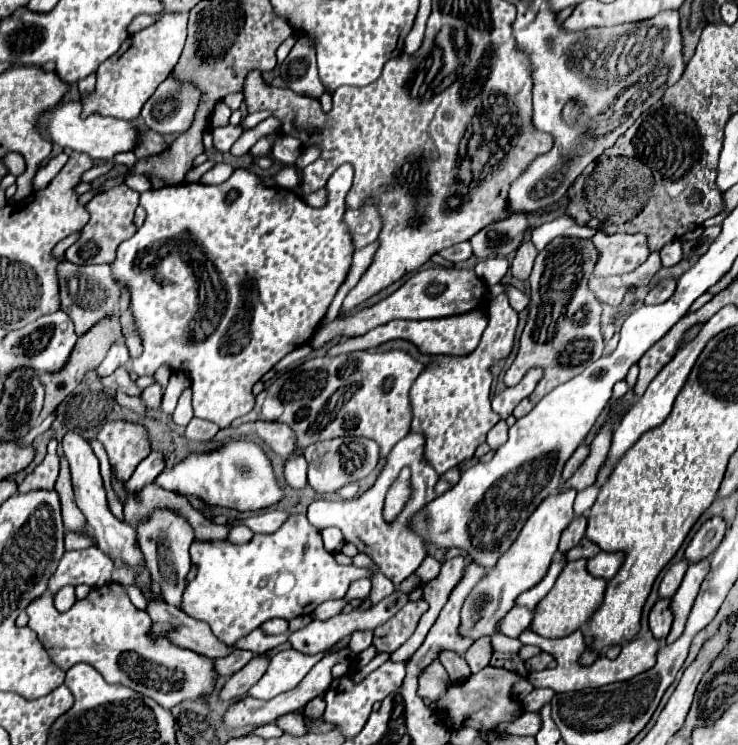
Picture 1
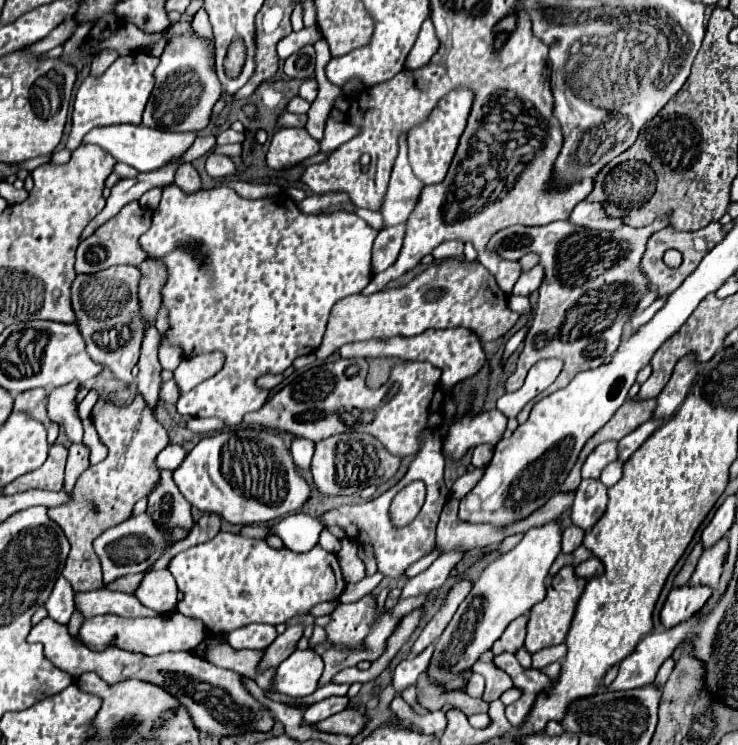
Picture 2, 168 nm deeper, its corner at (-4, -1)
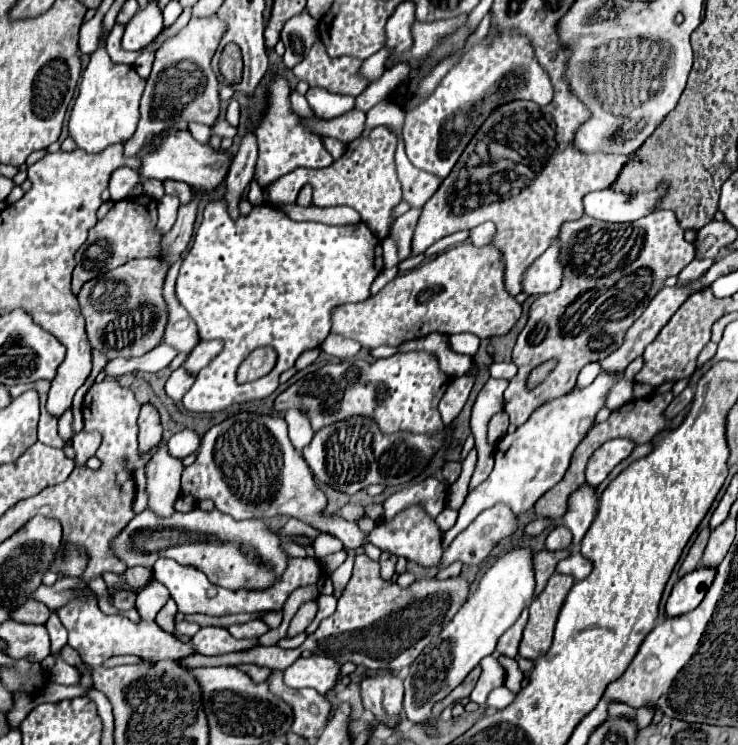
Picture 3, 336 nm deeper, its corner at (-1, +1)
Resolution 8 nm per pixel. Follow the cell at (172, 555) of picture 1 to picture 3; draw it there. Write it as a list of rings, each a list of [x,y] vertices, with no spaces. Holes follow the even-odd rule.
[[[161,446],[157,454],[147,462],[145,474],[147,474],[147,510],[155,512],[161,518],[173,516],[175,502],[181,496],[179,480],[183,472],[183,462],[179,458],[169,456],[167,448]]]

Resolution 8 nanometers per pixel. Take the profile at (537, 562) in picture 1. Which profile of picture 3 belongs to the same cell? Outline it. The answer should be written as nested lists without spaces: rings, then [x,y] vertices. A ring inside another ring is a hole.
[[[513,548],[507,554],[503,554],[501,558],[497,558],[493,562],[493,566],[479,578],[475,592],[469,596],[469,600],[465,600],[465,604],[459,608],[459,612],[453,616],[453,620],[439,632],[439,636],[435,638],[435,642],[431,642],[417,656],[417,660],[411,664],[411,676],[405,678],[403,712],[405,712],[407,720],[411,720],[413,724],[433,722],[433,718],[431,718],[433,704],[437,700],[445,698],[455,686],[459,686],[465,680],[465,676],[479,664],[481,658],[493,654],[499,636],[503,636],[505,630],[509,630],[515,624],[515,620],[519,618],[519,614],[527,608],[527,602],[531,602],[535,598],[533,556],[535,556],[535,550],[531,550],[531,548]]]

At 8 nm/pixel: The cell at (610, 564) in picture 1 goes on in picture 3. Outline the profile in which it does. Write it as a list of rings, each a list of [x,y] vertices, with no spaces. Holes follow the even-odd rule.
[[[573,550],[573,554],[571,554],[569,558],[565,558],[565,560],[561,560],[561,562],[557,564],[557,572],[569,574],[569,576],[573,576],[575,580],[587,578],[587,576],[591,574],[591,570],[593,570],[593,562],[587,560],[587,558],[583,558],[577,550]]]

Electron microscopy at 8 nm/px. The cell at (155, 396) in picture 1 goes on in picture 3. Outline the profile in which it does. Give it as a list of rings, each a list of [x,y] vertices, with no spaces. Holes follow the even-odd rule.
[[[183,368],[175,370],[175,372],[169,376],[167,384],[165,384],[165,392],[167,392],[167,396],[169,396],[175,404],[179,404],[181,398],[183,398],[183,394],[191,388],[193,380],[195,380],[195,376],[187,374]]]

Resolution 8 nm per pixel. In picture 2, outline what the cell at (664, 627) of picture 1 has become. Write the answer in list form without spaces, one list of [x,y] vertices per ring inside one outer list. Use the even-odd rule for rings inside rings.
[[[680,586],[680,588],[672,588],[672,592],[668,594],[668,600],[660,612],[660,620],[666,628],[676,626],[678,622],[688,620],[692,614],[696,614],[706,600],[710,598],[712,588],[710,586]]]

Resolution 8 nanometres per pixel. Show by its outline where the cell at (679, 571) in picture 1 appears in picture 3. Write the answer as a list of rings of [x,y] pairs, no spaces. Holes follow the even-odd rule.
[[[703,528],[697,534],[697,538],[695,538],[695,542],[693,542],[687,558],[683,560],[683,564],[679,568],[679,576],[685,576],[685,574],[693,572],[695,568],[699,568],[699,562],[701,562],[701,556],[703,556],[703,550],[705,550],[705,544],[707,544],[707,538],[709,538],[709,528]]]

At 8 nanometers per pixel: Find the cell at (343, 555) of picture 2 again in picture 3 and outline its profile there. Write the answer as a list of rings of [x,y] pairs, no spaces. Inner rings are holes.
[[[365,554],[355,556],[353,576],[343,590],[337,610],[325,618],[319,628],[307,636],[301,650],[331,656],[337,664],[353,662],[371,670],[393,670],[409,666],[415,656],[441,632],[457,614],[469,594],[469,582],[461,576],[449,580],[417,580],[409,588],[385,582],[379,576],[379,564]]]

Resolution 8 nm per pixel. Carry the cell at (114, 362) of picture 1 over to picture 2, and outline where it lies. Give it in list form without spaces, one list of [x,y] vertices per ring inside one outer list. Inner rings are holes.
[[[112,266],[98,274],[78,274],[72,284],[72,308],[76,312],[78,328],[90,358],[104,364],[114,372],[118,380],[126,384],[132,382],[130,372],[140,358],[140,342],[144,340],[144,318],[140,318],[138,282],[140,270],[136,266]],[[100,330],[110,330],[110,342],[96,342],[94,334]]]

